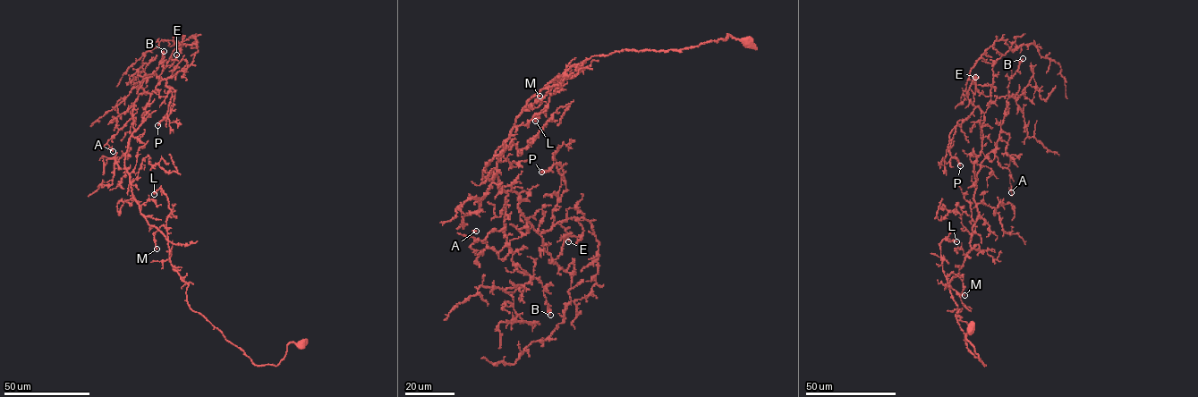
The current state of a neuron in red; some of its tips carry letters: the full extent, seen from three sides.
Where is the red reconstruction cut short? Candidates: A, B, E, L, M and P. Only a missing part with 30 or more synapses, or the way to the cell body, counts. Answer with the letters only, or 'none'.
none

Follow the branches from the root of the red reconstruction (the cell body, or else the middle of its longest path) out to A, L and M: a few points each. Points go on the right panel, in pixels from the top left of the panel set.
A: (971, 328), (984, 366), (966, 348), (949, 282), (971, 249), (988, 154), (1008, 169), (1011, 192)
L: (971, 328), (965, 337), (984, 366), (966, 348), (941, 265), (938, 243), (947, 237), (956, 241)
M: (971, 328), (965, 337), (984, 366), (965, 344), (947, 282), (950, 274), (960, 278), (964, 295)

